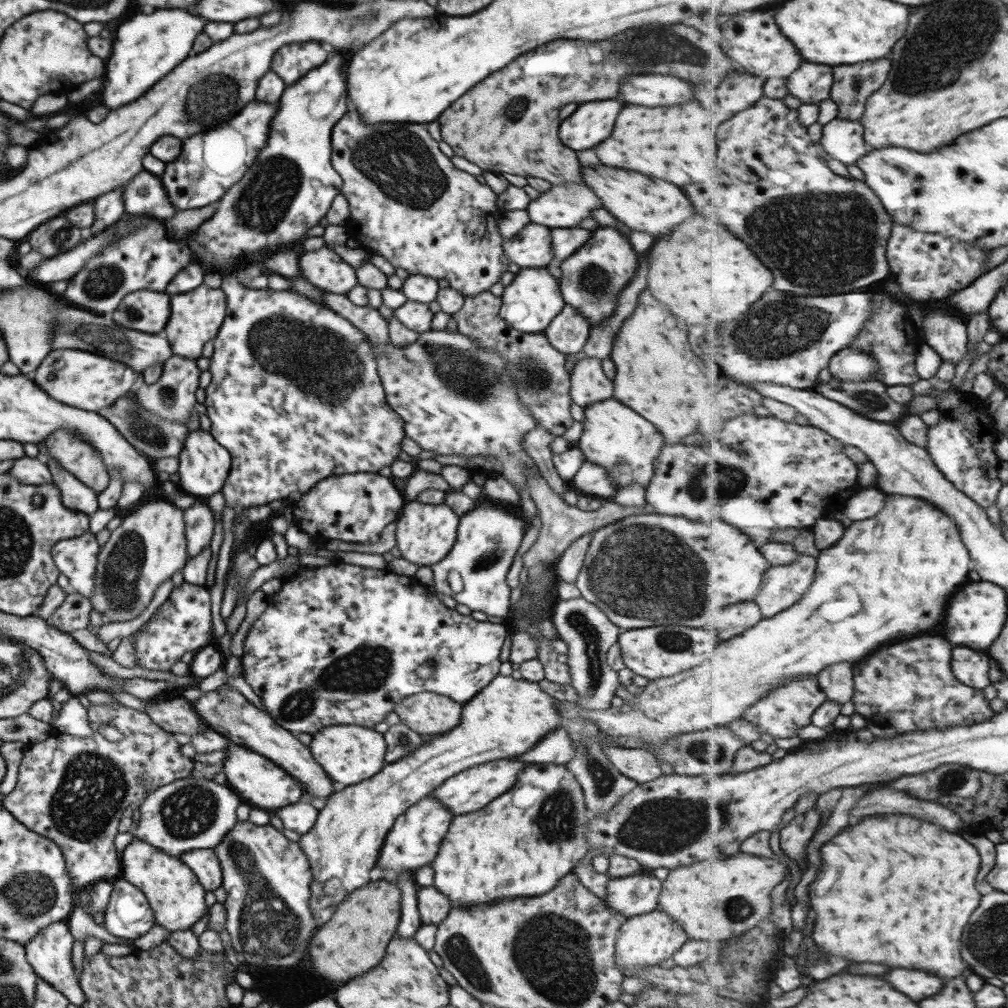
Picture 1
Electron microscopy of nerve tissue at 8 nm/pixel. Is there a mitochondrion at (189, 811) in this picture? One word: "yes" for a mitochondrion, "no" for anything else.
yes

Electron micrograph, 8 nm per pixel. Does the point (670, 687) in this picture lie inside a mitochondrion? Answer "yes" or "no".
no

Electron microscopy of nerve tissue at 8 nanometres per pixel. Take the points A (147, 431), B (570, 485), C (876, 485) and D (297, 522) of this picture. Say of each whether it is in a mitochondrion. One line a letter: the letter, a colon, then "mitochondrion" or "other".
A: mitochondrion
B: other
C: other
D: other

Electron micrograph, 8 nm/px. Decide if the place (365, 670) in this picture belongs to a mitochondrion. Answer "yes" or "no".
yes

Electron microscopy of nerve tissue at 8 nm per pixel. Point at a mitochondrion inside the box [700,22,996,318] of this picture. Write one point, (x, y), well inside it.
(820, 242)

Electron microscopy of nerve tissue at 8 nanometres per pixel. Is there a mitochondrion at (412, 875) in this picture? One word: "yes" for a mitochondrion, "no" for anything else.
no

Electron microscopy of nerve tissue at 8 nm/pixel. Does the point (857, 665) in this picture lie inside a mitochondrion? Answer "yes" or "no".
no

